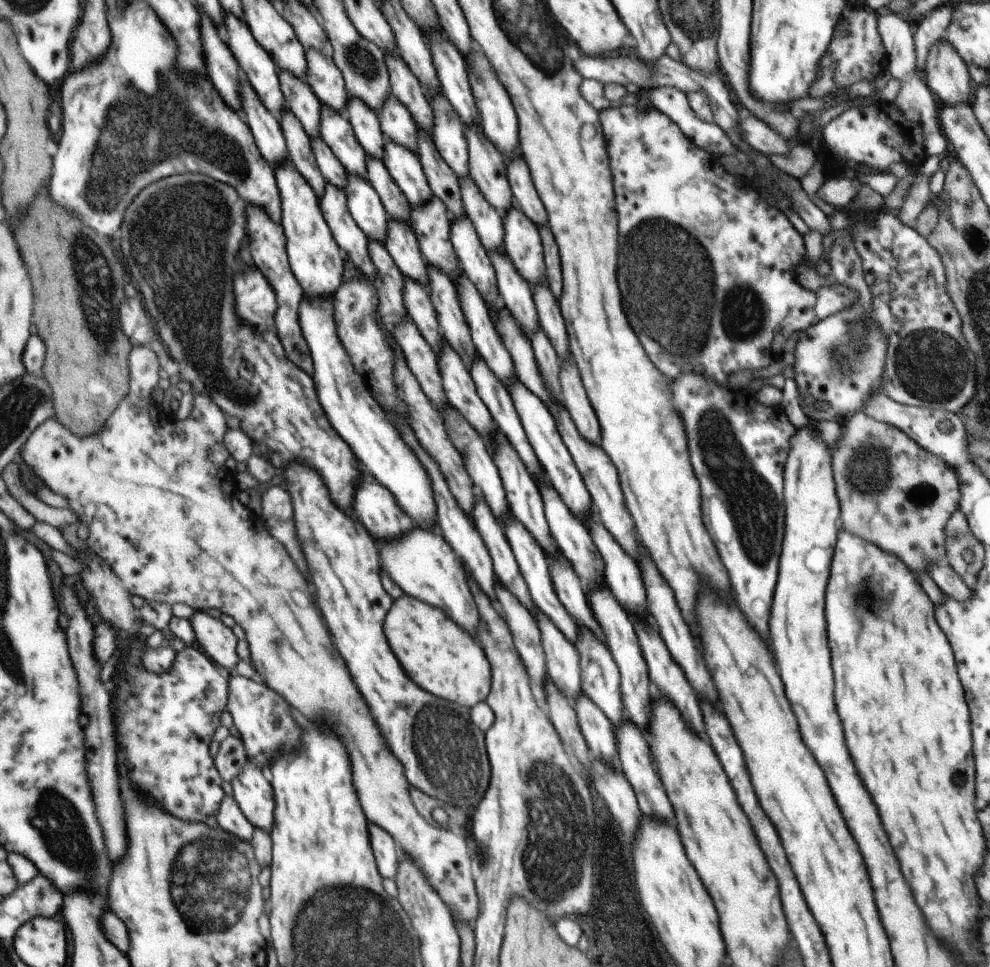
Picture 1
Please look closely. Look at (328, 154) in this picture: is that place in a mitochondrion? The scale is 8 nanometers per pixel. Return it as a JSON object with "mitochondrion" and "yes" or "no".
{"mitochondrion":"no"}

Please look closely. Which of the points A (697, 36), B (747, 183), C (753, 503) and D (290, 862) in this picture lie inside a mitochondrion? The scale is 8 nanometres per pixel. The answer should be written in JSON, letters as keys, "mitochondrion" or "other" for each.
{"A":"mitochondrion","B":"other","C":"mitochondrion","D":"other"}

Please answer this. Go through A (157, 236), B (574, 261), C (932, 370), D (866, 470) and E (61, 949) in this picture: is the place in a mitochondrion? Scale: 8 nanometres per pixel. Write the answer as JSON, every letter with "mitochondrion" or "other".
{"A":"mitochondrion","B":"other","C":"mitochondrion","D":"mitochondrion","E":"other"}

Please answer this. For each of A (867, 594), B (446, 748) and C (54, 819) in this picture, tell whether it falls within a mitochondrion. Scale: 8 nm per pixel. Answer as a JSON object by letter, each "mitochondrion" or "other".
{"A":"mitochondrion","B":"mitochondrion","C":"mitochondrion"}

